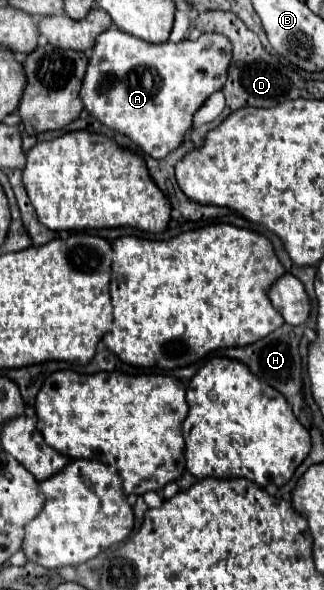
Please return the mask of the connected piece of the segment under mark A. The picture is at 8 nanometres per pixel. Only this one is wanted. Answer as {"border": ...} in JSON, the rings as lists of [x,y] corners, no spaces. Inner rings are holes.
{"border":[[[112,25],[90,51],[80,97],[90,117],[128,137],[144,155],[162,159],[180,145],[198,107],[222,89],[230,57],[232,45],[220,33],[204,33],[196,41],[152,45]]]}

